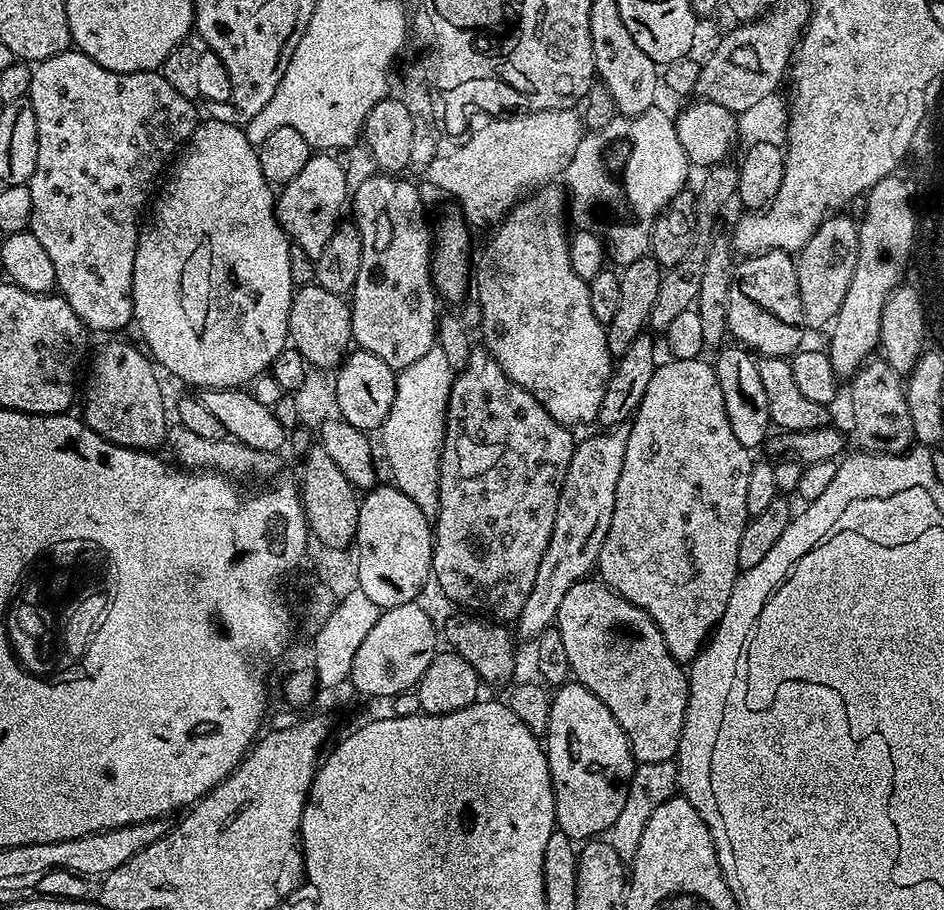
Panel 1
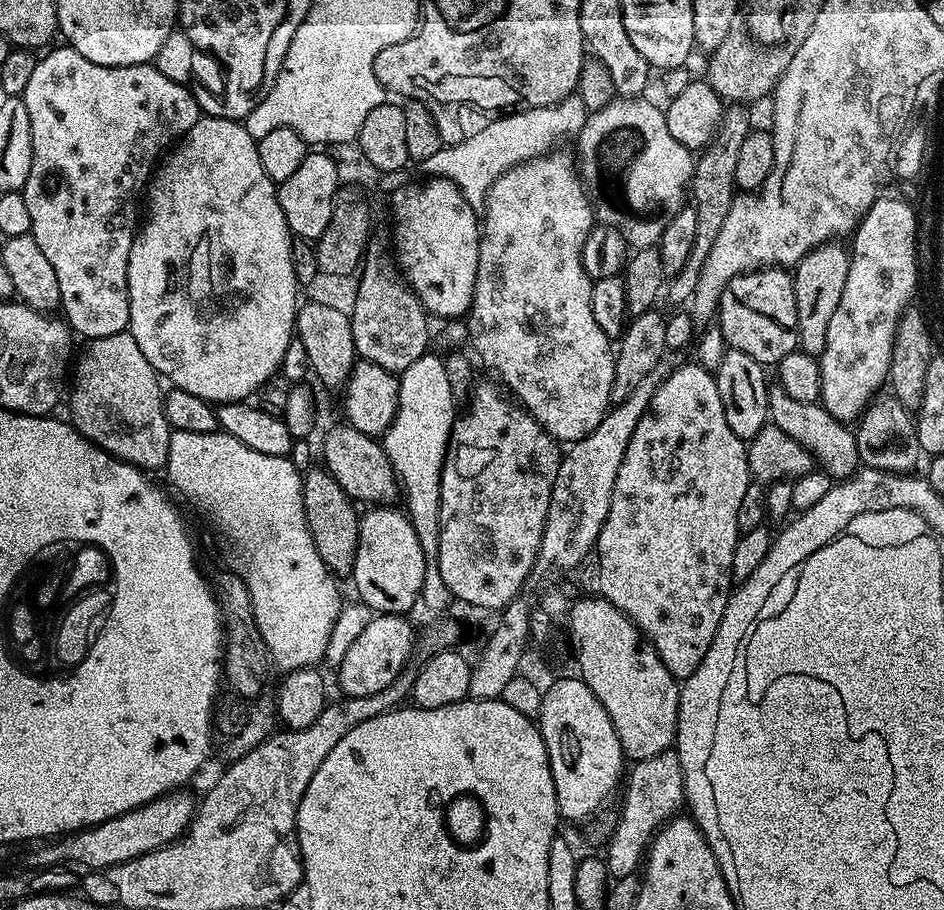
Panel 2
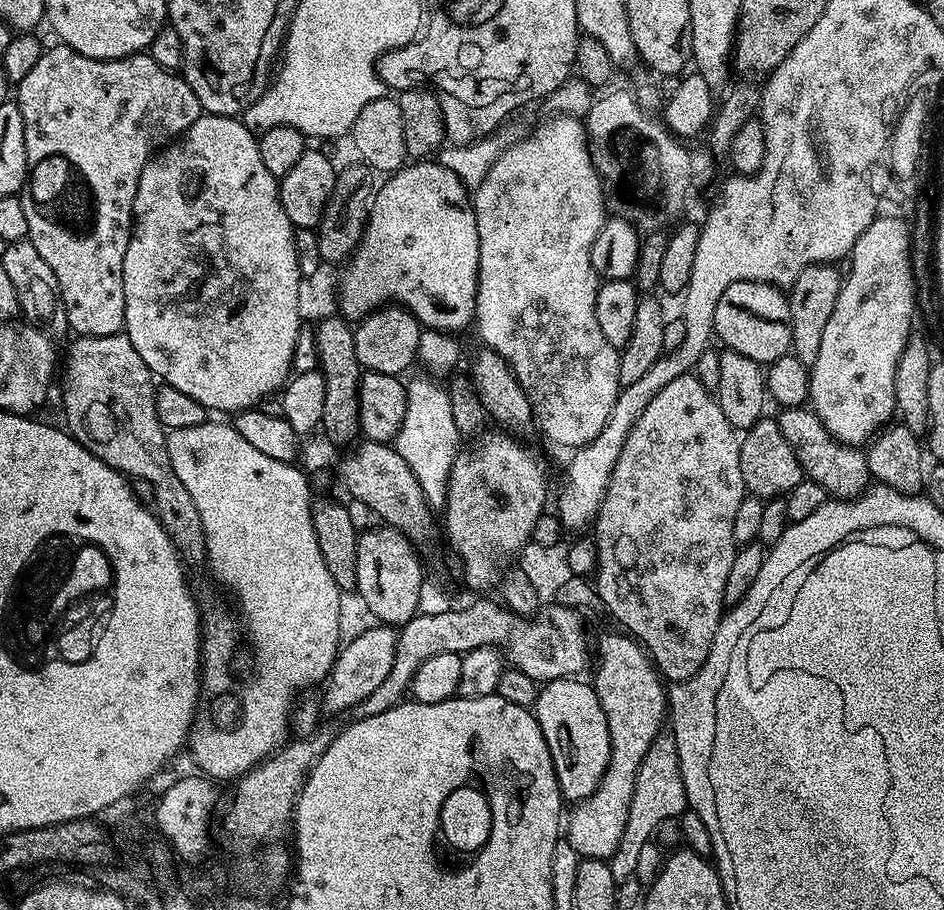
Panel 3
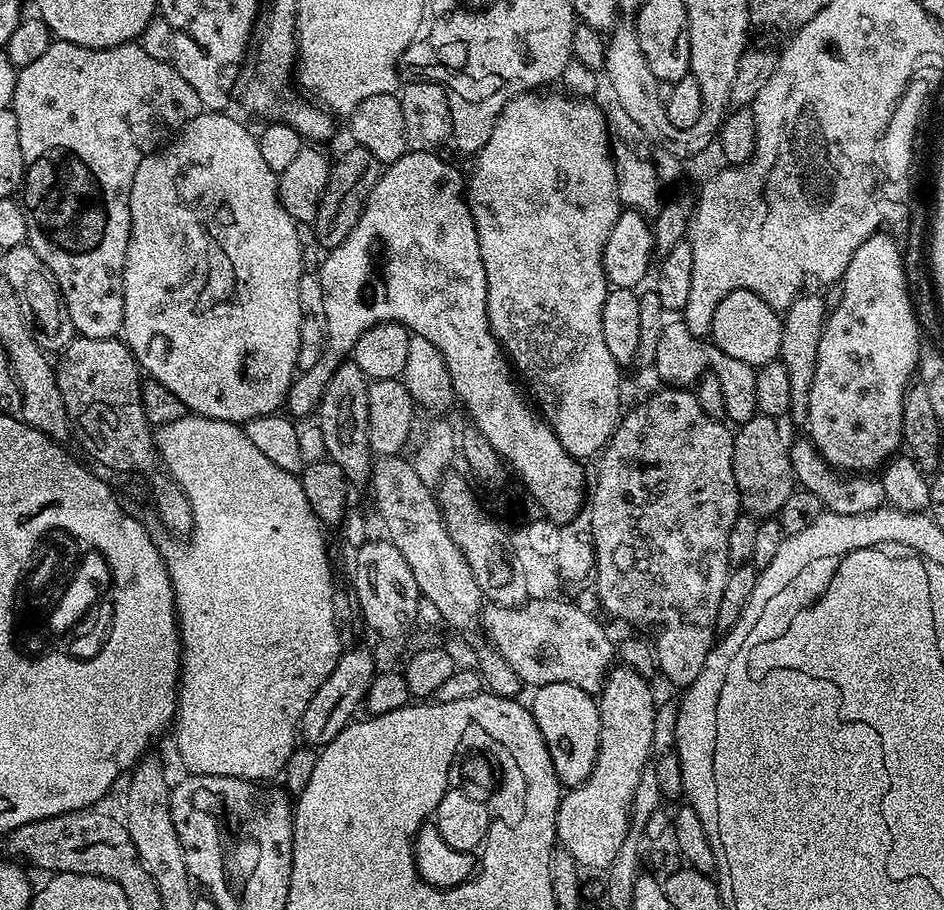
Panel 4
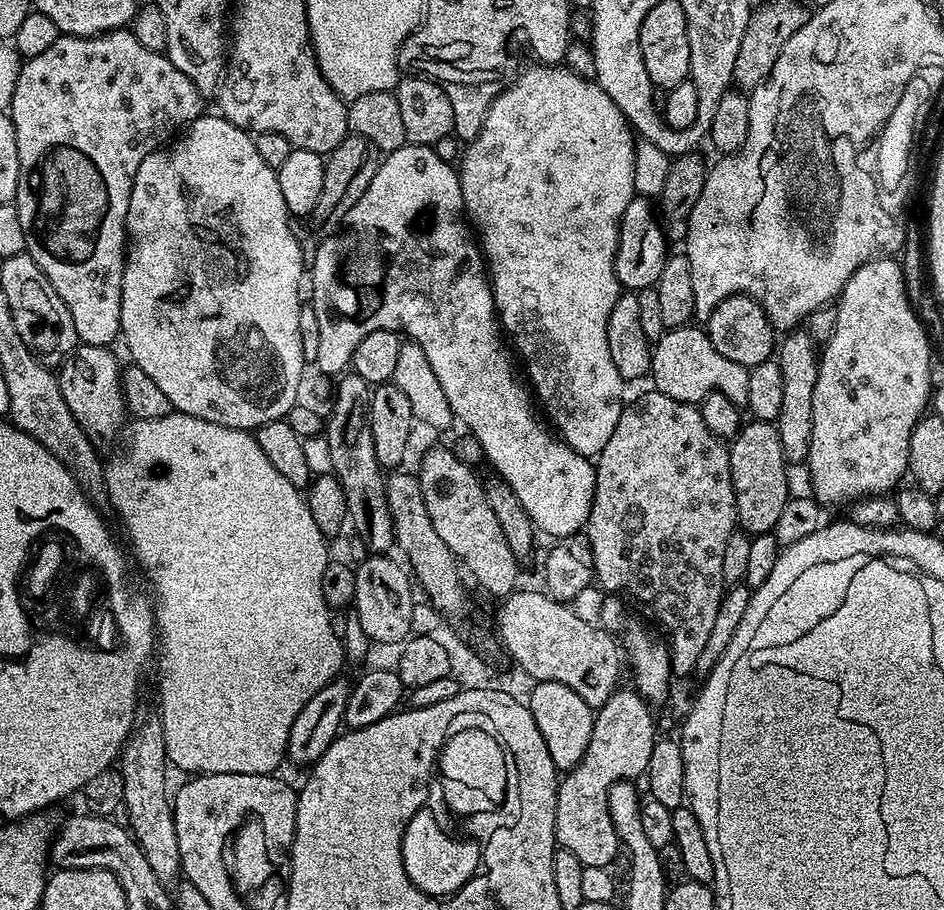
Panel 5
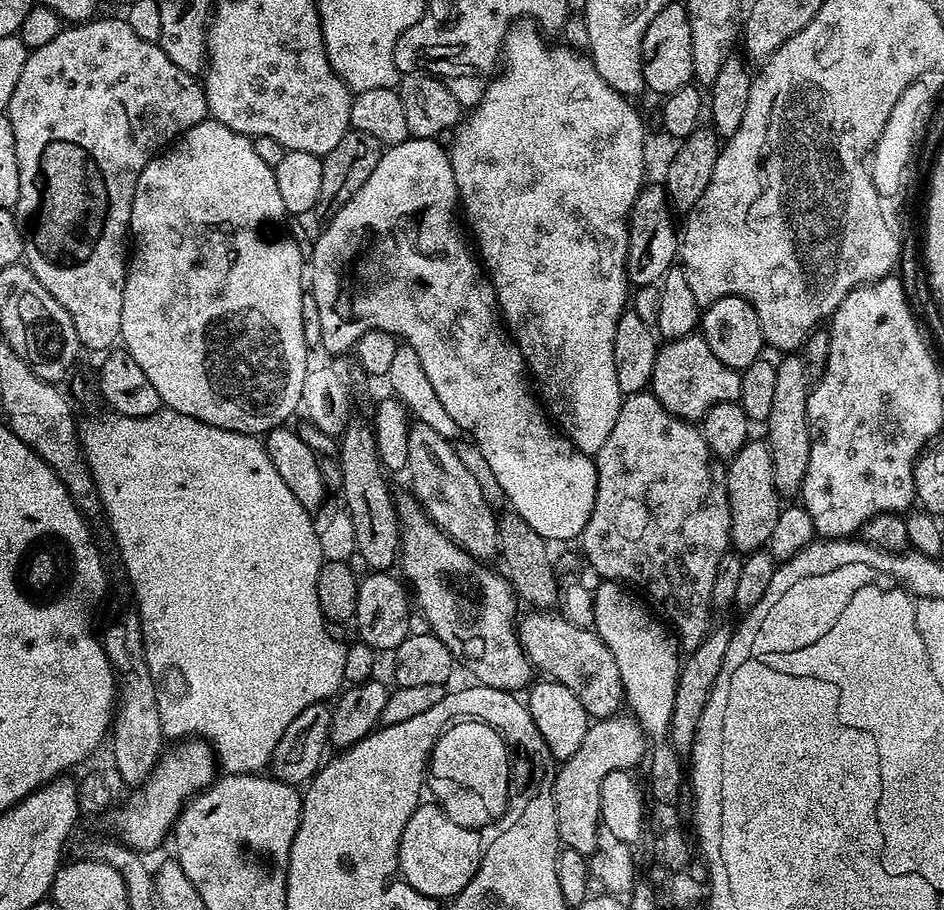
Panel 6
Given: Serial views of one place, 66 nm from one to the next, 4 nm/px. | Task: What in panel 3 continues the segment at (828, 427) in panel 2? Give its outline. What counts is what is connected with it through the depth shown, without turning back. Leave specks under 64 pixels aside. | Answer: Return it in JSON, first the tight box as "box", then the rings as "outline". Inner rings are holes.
{"box":[775,407,872,500],"outline":[[[811,407],[785,408],[779,414],[781,416],[777,415],[775,422],[782,430],[782,438],[790,442],[807,479],[818,482],[829,497],[838,500],[855,500],[868,491],[872,475],[868,469],[867,455],[859,447],[835,440]]]}

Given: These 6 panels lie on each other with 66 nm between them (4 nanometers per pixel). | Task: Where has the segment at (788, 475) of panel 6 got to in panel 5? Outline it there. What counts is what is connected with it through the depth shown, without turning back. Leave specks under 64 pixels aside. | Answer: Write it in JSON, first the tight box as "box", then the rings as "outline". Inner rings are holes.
{"box":[774,330,821,462],"outline":[[[804,330],[789,331],[783,340],[784,345],[778,348],[782,370],[782,410],[778,410],[774,423],[780,435],[785,461],[804,462],[808,459],[808,447],[814,430],[814,386],[821,365],[818,363],[818,348],[812,345],[811,338]]]}

